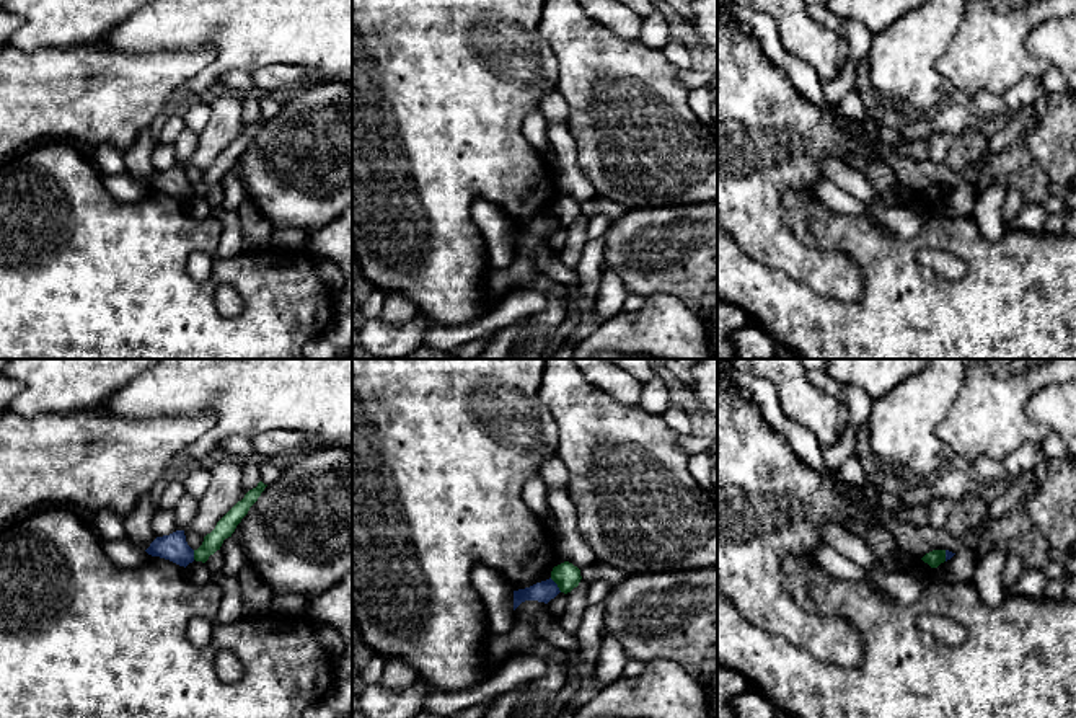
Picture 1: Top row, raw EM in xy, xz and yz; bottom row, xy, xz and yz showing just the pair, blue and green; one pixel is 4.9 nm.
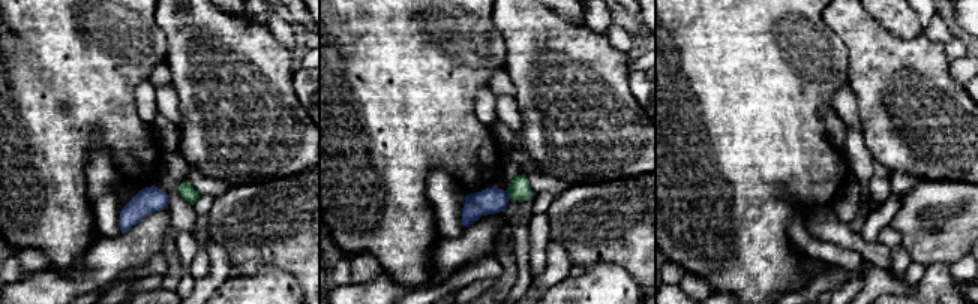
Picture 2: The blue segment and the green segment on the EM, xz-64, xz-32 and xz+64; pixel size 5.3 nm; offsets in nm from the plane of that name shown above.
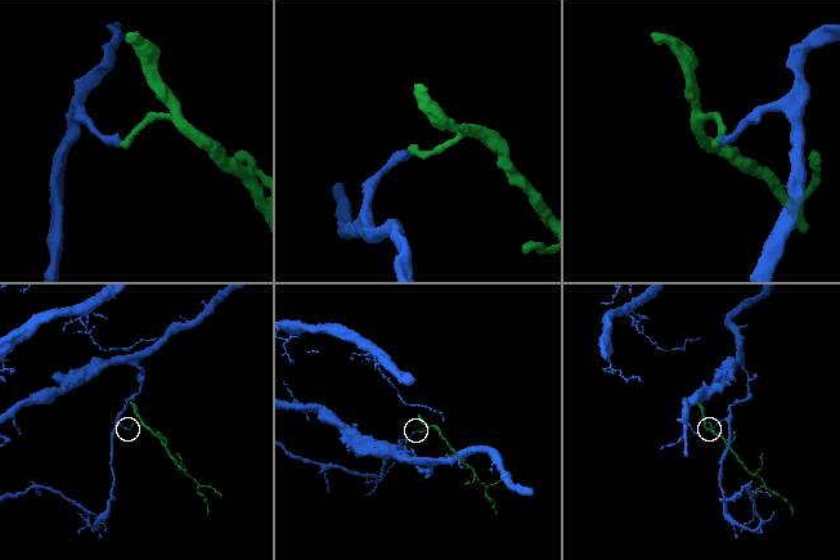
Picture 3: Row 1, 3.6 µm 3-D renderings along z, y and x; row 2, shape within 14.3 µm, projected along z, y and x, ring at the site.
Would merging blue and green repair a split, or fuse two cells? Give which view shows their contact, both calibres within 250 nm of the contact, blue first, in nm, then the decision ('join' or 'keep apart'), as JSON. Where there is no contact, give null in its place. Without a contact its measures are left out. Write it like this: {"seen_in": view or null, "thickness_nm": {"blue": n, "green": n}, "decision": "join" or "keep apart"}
{"seen_in": "xz", "thickness_nm": {"blue": 100, "green": 130}, "decision": "keep apart"}

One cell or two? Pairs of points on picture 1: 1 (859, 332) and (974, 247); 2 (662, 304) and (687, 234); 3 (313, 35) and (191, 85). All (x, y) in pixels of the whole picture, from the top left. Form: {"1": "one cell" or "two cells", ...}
{"1": "one cell", "2": "two cells", "3": "one cell"}

